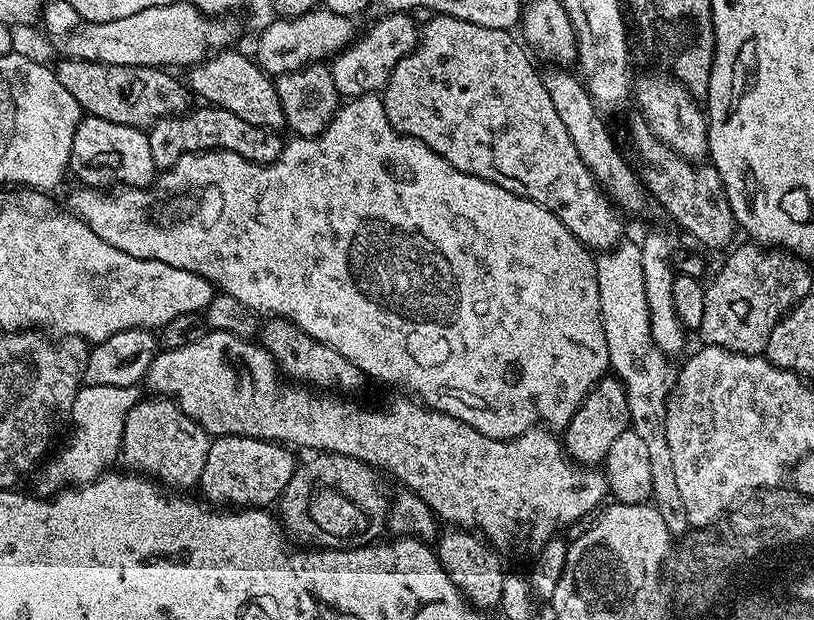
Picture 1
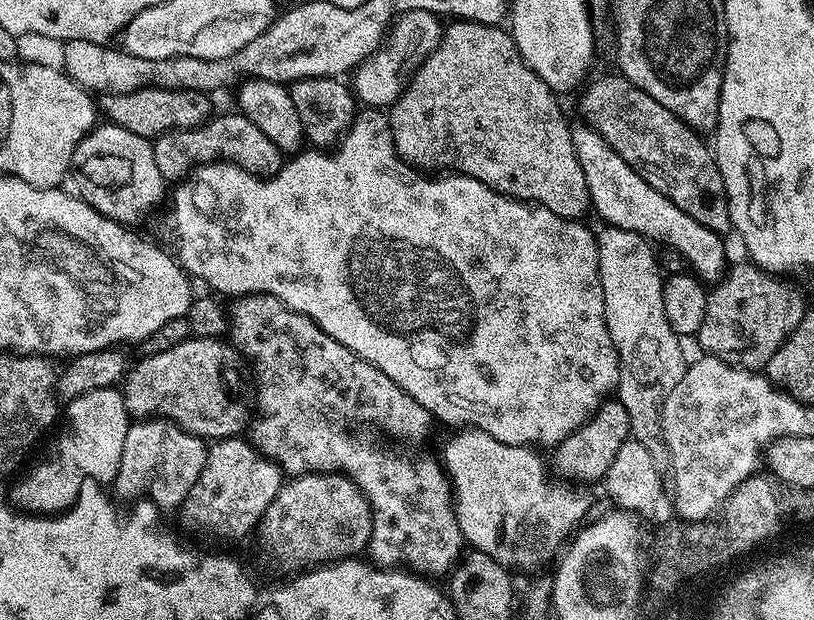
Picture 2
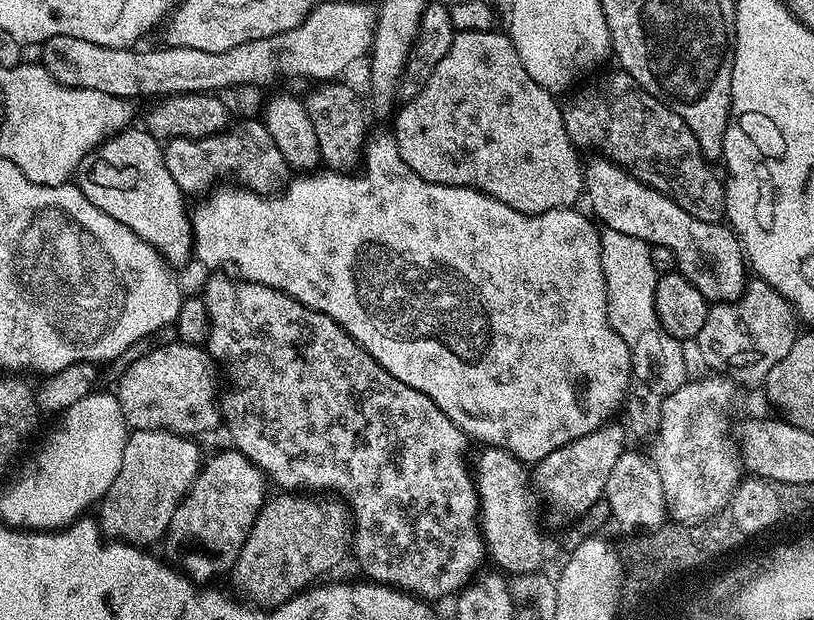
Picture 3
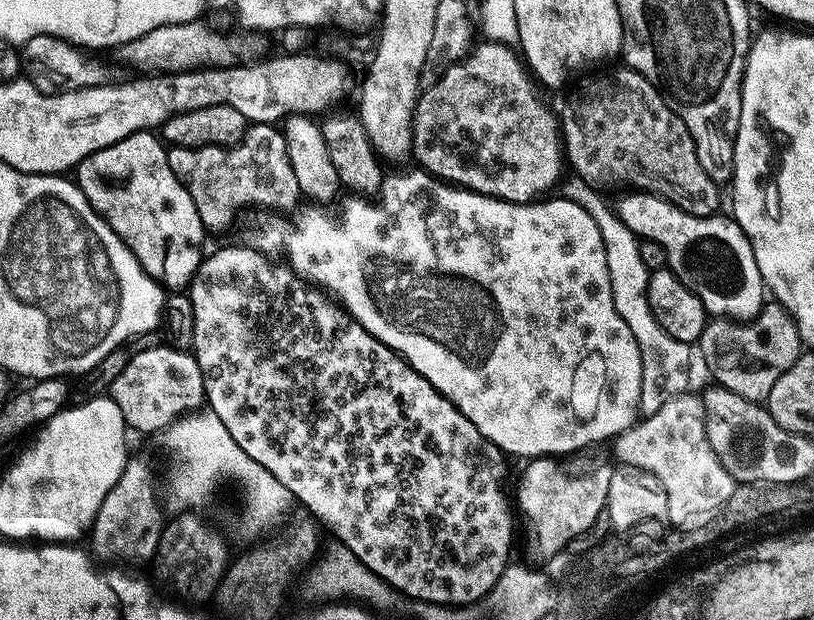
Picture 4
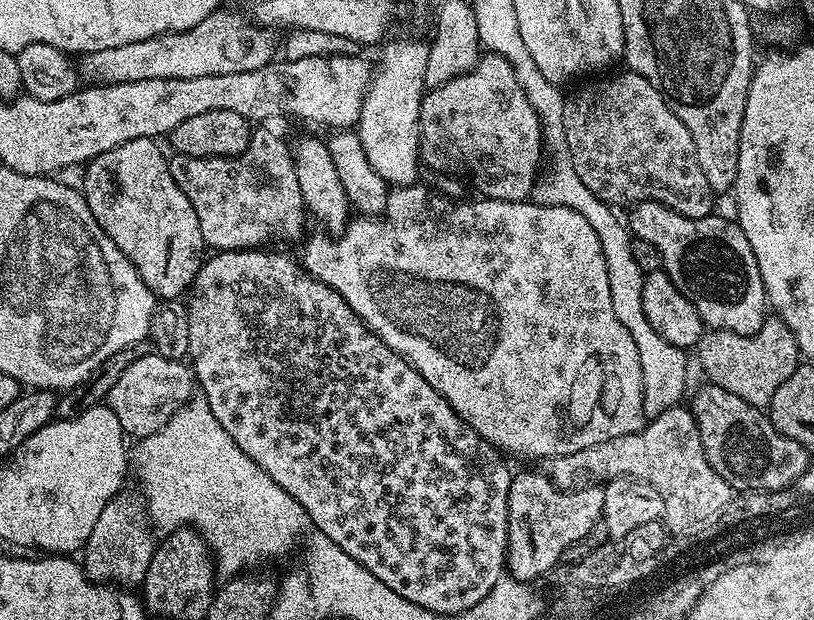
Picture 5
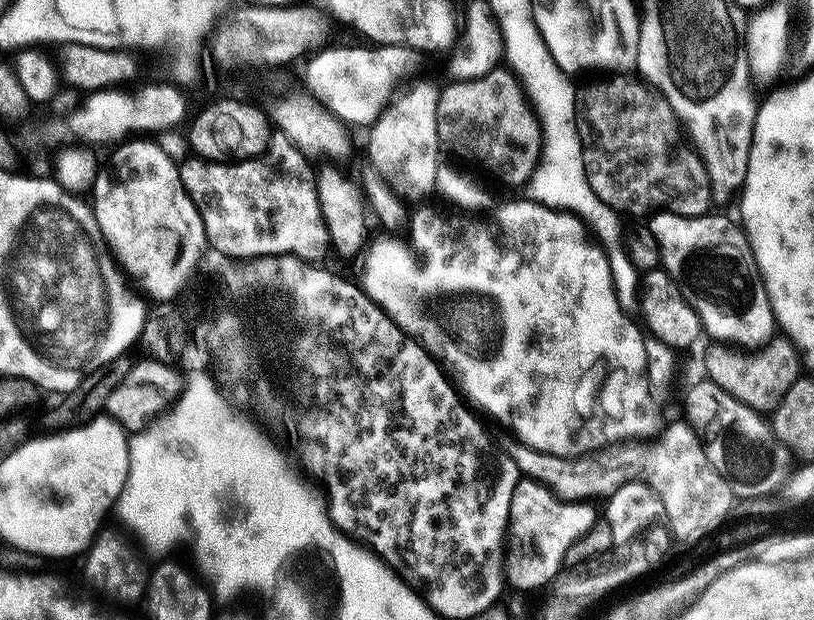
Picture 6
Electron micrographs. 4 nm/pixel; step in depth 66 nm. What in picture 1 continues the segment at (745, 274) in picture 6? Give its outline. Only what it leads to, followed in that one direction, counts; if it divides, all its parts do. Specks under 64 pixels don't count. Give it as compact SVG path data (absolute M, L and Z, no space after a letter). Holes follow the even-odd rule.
M552 66L547 70L549 72L543 73L546 94L550 94L550 102L554 102L554 111L558 113L559 120L566 125L566 134L570 134L570 142L574 142L574 148L578 150L582 162L586 162L590 174L617 208L625 213L642 211L644 196L646 200L645 189L637 173L635 176L631 166L624 161L624 156L620 153L607 122L604 121L607 119L592 101L592 95L588 92L584 81L575 71L565 70L560 66Z

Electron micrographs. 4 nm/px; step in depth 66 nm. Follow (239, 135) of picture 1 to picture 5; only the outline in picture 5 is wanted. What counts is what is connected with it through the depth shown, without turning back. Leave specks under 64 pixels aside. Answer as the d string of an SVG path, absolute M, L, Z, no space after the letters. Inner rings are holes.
M257 131L240 156L173 157L168 160L168 169L190 206L194 206L209 249L221 252L259 249L275 236L296 236L303 230L306 203L293 153L282 141Z

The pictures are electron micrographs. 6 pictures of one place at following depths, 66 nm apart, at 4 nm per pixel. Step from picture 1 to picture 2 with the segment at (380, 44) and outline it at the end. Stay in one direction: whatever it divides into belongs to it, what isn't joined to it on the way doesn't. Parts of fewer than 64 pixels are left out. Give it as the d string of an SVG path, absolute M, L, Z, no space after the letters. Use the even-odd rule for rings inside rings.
M414 10L413 12L399 13L395 17L394 23L391 25L390 31L387 33L382 46L376 49L373 56L368 56L364 59L351 73L350 87L357 101L372 110L391 109L394 101L404 93L404 87L407 86L412 75L422 66L422 62L426 62L426 58L430 58L430 54L434 54L434 50L440 44L441 35L441 17L435 16L432 12Z

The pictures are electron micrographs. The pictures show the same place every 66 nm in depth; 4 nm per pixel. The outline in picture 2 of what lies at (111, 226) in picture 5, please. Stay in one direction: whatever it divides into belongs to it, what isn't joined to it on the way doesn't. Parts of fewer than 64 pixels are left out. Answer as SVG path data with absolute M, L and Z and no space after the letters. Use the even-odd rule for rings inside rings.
M111 122L97 123L86 138L78 142L72 155L70 180L76 183L75 191L80 199L125 226L134 226L132 224L150 215L166 200L166 182L154 162L152 140Z

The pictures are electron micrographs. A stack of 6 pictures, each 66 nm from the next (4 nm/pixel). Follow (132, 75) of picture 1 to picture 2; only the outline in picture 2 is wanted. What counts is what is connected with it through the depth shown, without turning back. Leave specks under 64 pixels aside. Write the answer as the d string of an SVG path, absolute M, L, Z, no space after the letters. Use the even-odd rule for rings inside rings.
M139 88L126 94L105 95L102 112L109 121L139 136L155 138L171 132L173 128L198 128L213 115L209 93L198 90L166 90L165 88Z

